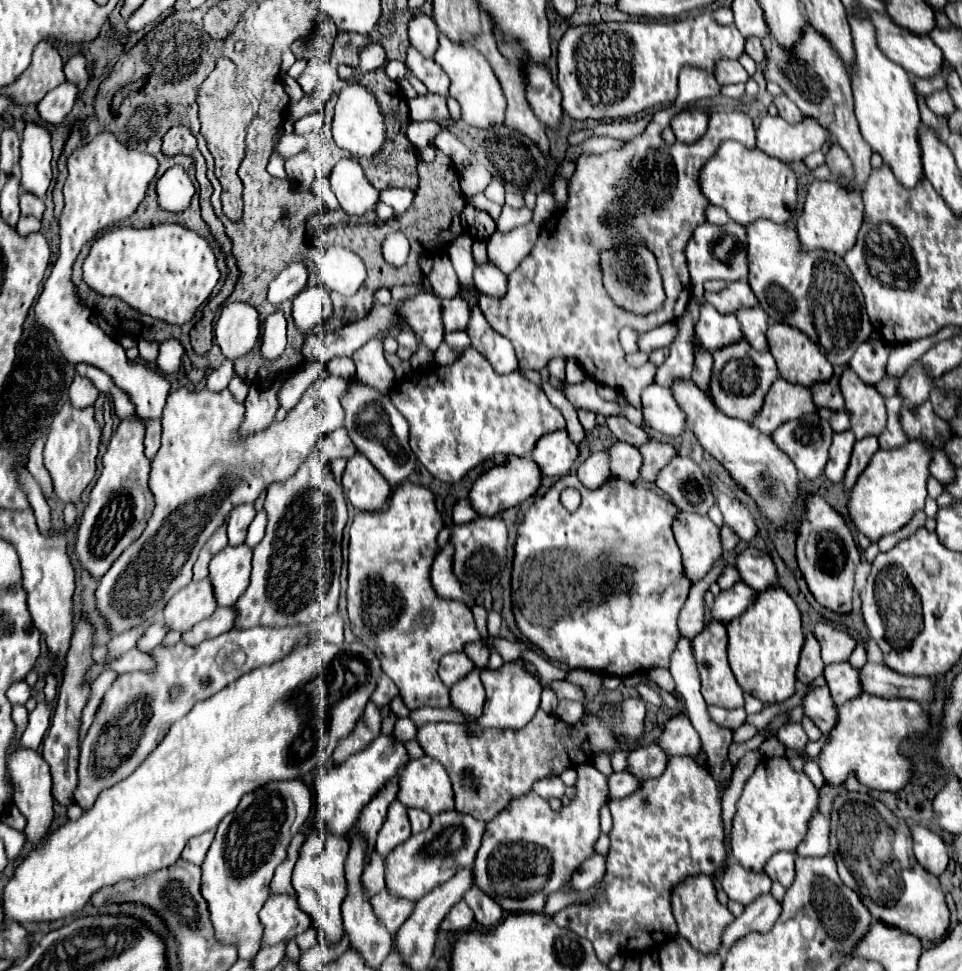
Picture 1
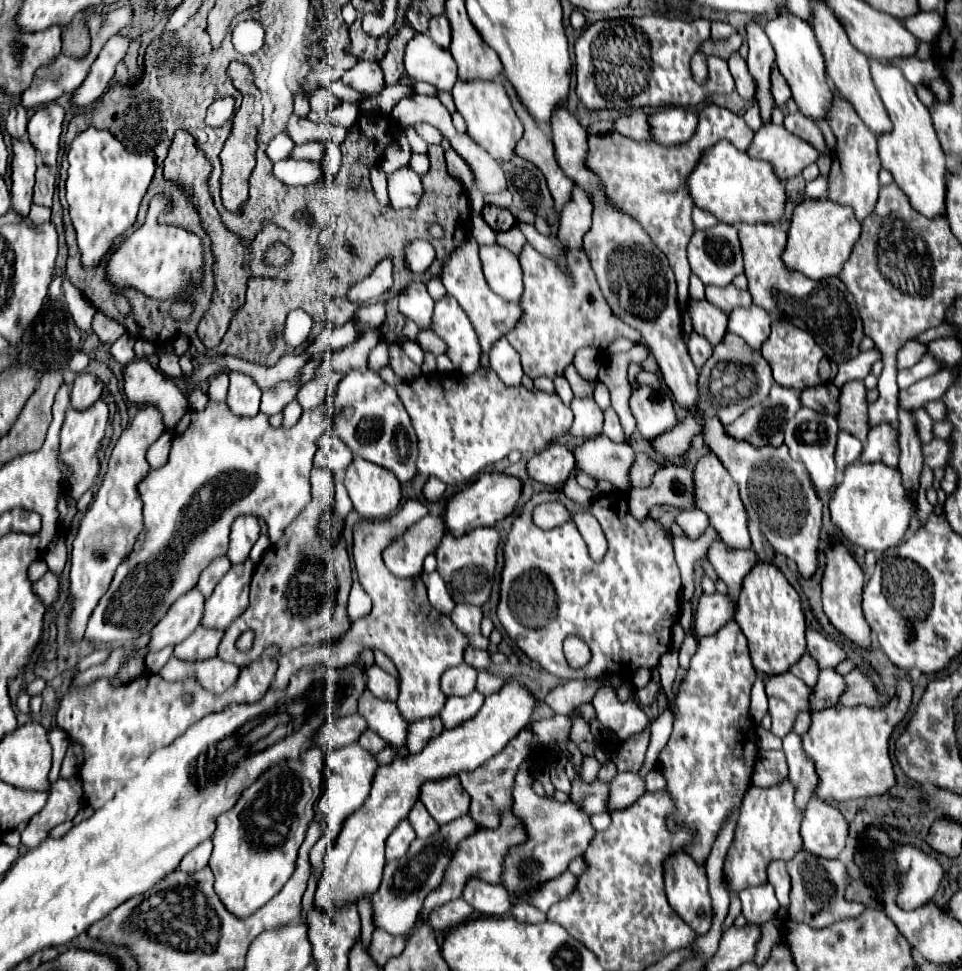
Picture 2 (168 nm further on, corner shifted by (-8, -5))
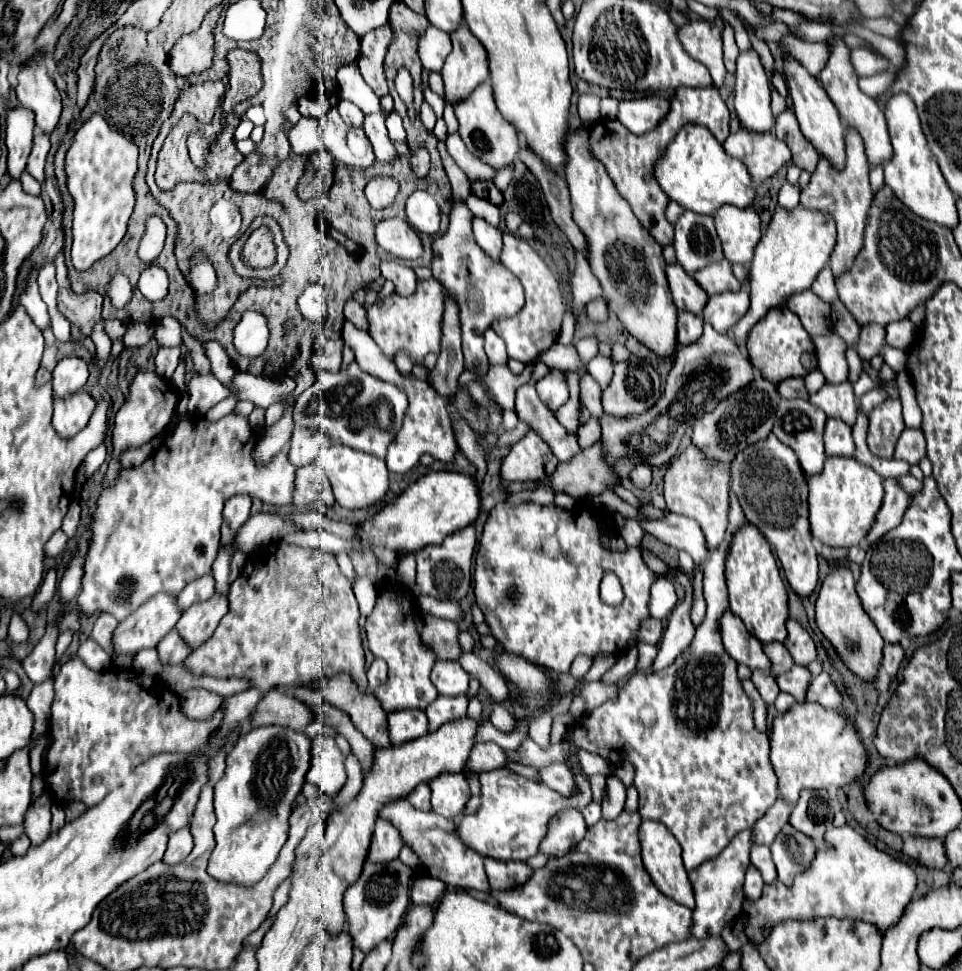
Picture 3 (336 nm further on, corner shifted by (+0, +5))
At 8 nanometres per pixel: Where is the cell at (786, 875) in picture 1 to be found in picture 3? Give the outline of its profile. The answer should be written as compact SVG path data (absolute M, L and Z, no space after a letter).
M754 845L750 849L750 863L760 869L766 883L772 883L778 877L776 869L774 869L774 863L770 859L770 849L766 845Z

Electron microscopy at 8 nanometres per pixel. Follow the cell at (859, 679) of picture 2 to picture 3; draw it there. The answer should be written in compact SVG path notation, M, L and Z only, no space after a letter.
M820 673L818 677L814 677L806 689L806 701L810 703L818 703L826 709L838 709L842 699L840 693L836 689L836 685L832 683L828 673Z

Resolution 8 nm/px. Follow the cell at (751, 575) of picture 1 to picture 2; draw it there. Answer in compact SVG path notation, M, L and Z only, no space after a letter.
M714 543L708 551L708 559L716 569L718 577L728 585L730 593L738 595L744 577L758 563L754 549L732 549L724 543Z

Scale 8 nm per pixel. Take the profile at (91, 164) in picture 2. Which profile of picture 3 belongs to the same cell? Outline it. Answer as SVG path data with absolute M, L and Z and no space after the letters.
M92 115L74 135L74 143L66 153L68 189L74 197L74 243L72 265L78 271L90 269L98 259L106 257L124 237L126 223L134 211L132 181L138 171L138 147L122 133L112 131L102 115Z

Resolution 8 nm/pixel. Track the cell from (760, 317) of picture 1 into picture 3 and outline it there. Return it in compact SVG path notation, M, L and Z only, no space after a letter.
M746 291L712 295L704 305L702 319L704 323L710 323L716 331L726 333L732 327L732 323L738 323L746 315L748 307L750 299Z

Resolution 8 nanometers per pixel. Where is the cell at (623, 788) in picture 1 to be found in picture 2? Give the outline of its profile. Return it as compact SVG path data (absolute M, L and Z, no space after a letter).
M580 779L572 783L570 801L576 801L588 815L608 813L608 797L610 797L610 783L594 781L592 785L584 785Z

